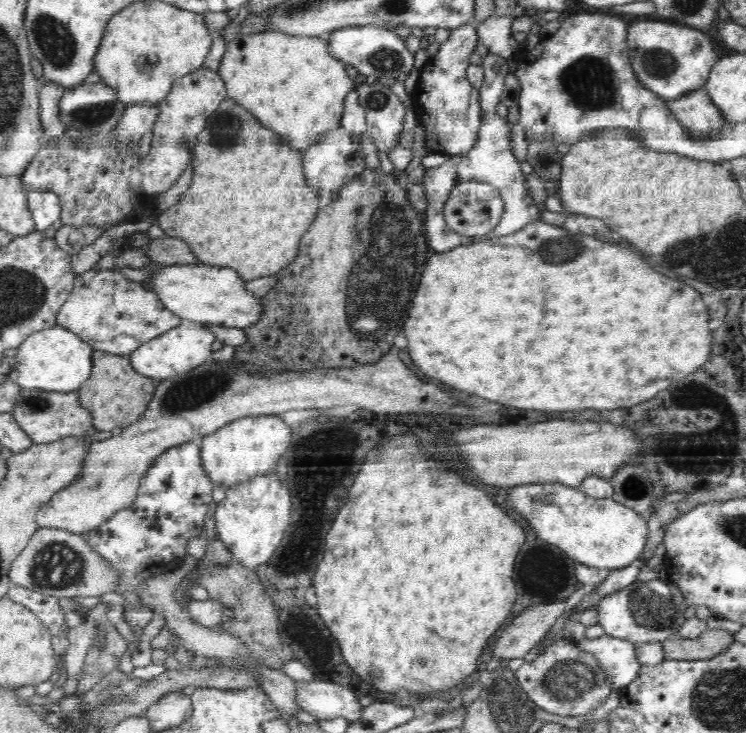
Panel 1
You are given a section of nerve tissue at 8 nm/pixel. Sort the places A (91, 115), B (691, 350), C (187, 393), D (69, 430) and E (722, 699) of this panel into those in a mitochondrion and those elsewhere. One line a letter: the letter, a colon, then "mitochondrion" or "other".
A: mitochondrion
B: other
C: mitochondrion
D: other
E: mitochondrion

